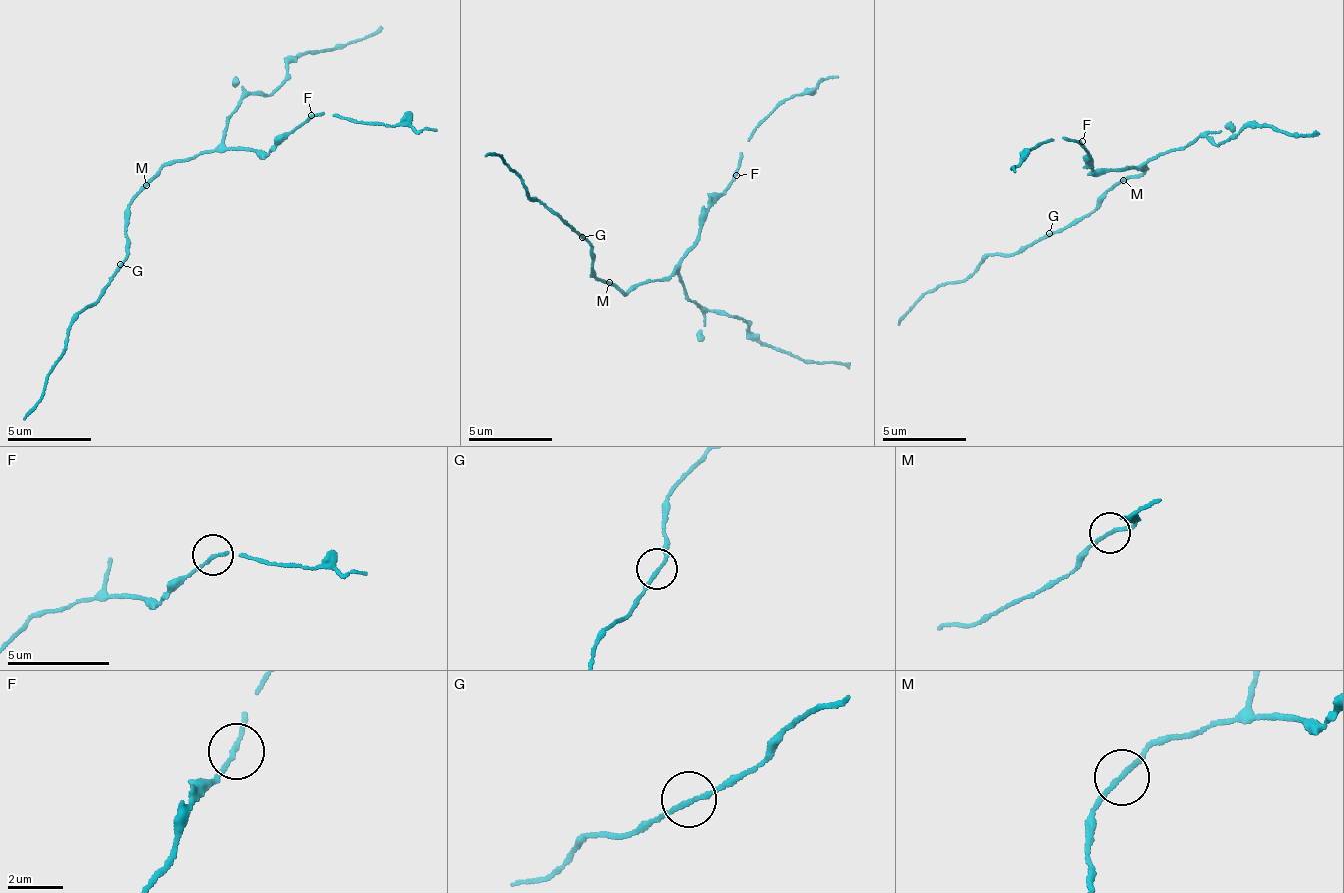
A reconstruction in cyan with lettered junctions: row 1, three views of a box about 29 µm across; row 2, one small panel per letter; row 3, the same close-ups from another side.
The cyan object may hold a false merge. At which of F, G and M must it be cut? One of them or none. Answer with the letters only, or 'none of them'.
none of them

